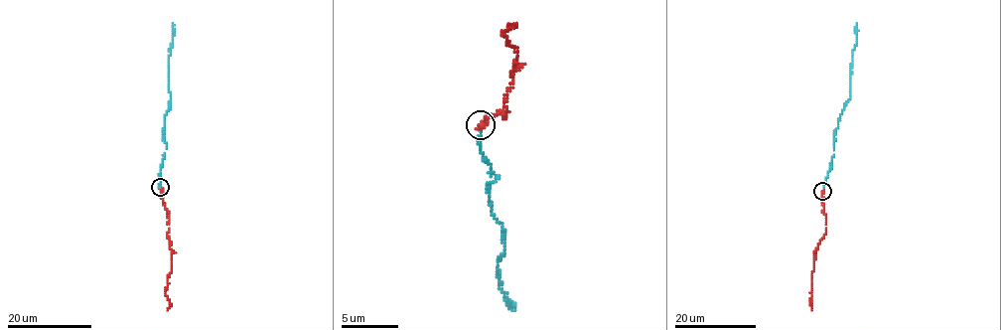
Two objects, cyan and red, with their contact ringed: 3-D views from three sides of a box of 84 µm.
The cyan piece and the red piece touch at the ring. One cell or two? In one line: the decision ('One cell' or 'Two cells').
One cell

